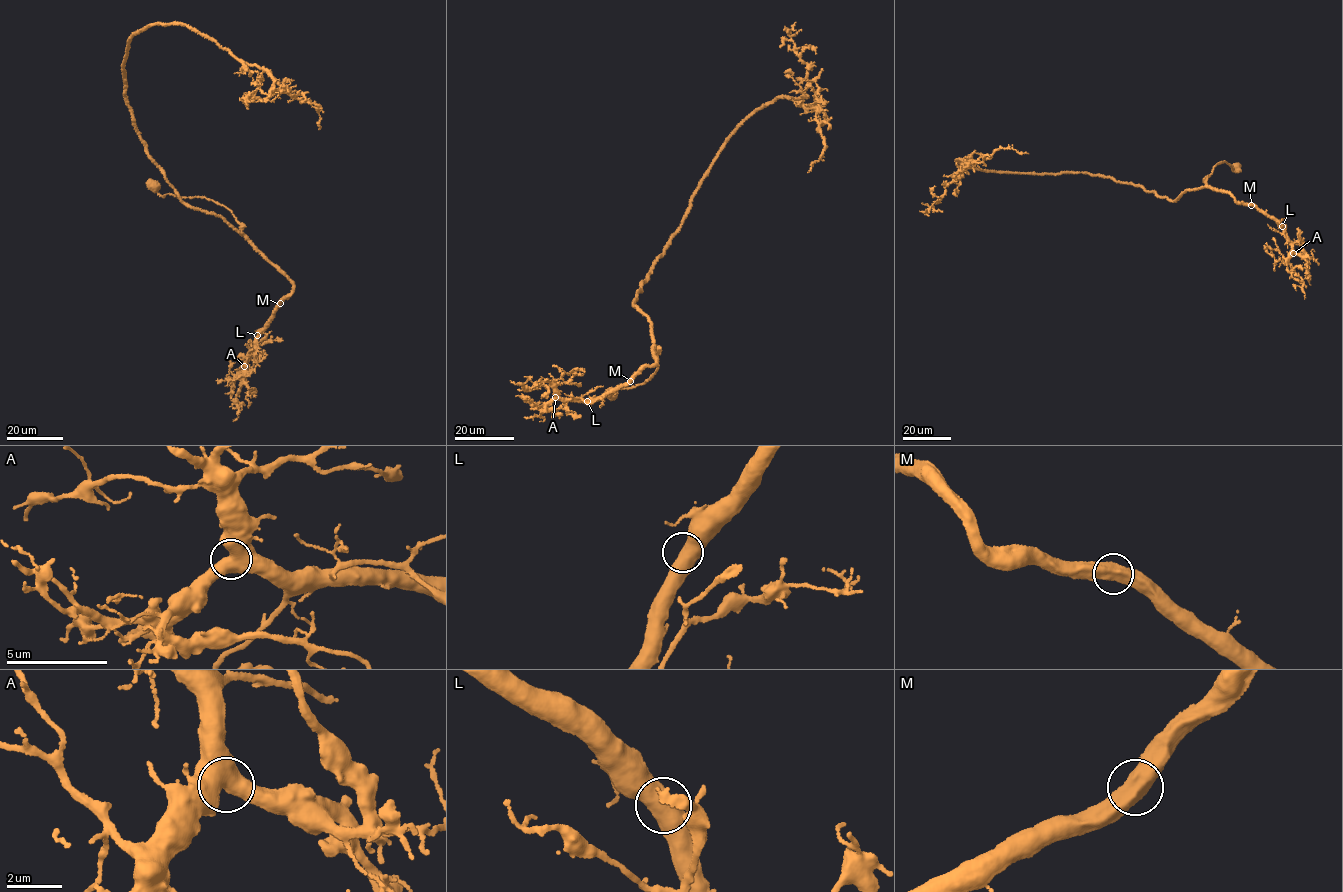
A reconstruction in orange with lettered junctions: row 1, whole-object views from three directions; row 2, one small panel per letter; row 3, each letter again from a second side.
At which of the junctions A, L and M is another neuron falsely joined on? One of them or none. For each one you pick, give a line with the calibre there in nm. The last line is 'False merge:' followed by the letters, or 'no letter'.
False merge: no letter

